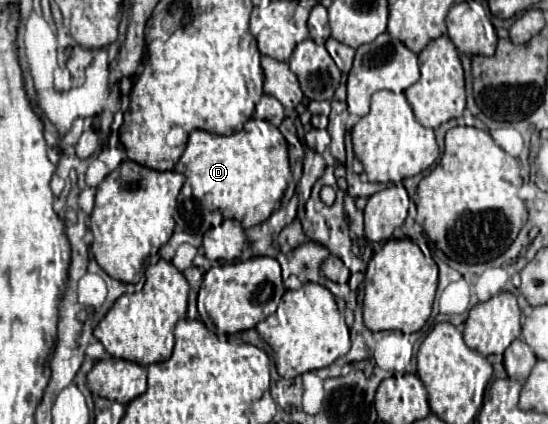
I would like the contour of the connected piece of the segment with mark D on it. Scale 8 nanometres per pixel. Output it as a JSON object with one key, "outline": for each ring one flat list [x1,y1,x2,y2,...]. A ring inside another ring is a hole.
{"outline":[[253,117,234,135,192,131,186,151,174,169,186,177,177,203,178,215,184,221,182,229,188,233,204,233,208,229,208,211,218,210,226,219,240,221,244,229,266,221,292,179,286,139,274,125,270,133,262,133,260,119]]}

